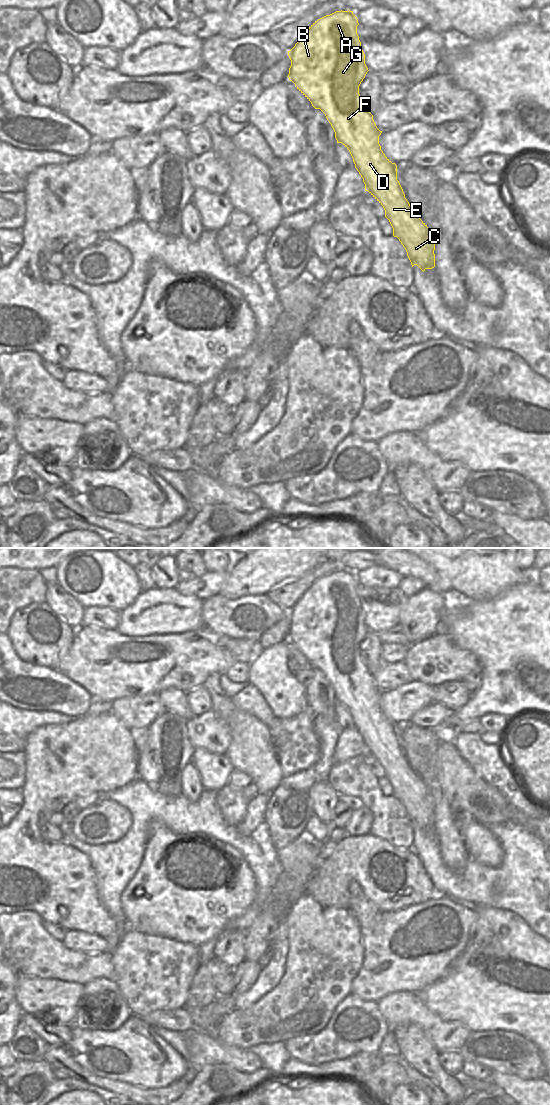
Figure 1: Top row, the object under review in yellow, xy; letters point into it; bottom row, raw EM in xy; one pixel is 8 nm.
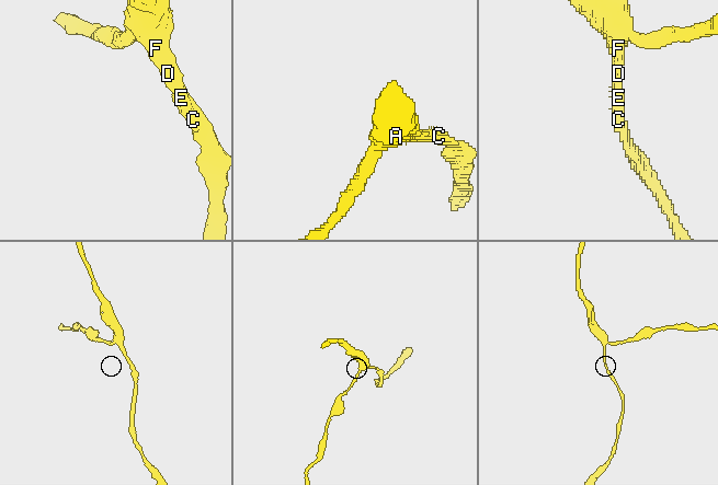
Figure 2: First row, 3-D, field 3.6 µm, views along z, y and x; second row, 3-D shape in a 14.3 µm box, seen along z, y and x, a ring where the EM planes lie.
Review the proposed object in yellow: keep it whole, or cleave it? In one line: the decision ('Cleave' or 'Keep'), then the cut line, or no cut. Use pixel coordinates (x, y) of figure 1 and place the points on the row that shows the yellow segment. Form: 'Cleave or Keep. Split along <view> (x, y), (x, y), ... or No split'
Keep. No split.

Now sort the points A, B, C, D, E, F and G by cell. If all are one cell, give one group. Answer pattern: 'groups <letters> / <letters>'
groups A B C D E F G

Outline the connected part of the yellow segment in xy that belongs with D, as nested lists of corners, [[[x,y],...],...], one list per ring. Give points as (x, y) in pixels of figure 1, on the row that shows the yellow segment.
[[[336,11],[315,21],[288,51],[291,60],[288,78],[297,89],[311,102],[315,109],[320,109],[331,124],[337,143],[342,143],[350,152],[355,168],[363,178],[365,191],[368,191],[384,208],[385,217],[393,228],[393,236],[397,237],[407,252],[412,267],[417,265],[423,272],[435,267],[435,239],[427,225],[411,208],[405,198],[403,189],[397,180],[397,165],[392,163],[381,150],[379,144],[380,131],[359,94],[359,86],[369,71],[365,64],[365,54],[357,34],[359,25],[353,11]]]

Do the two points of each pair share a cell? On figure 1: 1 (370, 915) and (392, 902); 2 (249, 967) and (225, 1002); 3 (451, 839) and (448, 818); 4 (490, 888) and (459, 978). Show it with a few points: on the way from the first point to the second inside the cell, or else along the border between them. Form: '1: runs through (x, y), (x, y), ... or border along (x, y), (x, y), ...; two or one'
1: border along (362, 893), (382, 911); two
2: runs through (244, 976), (238, 990), (234, 994); one
3: runs through (448, 834), (448, 823); one
4: border along (477, 906), (491, 906), (503, 908), (507, 911); two

